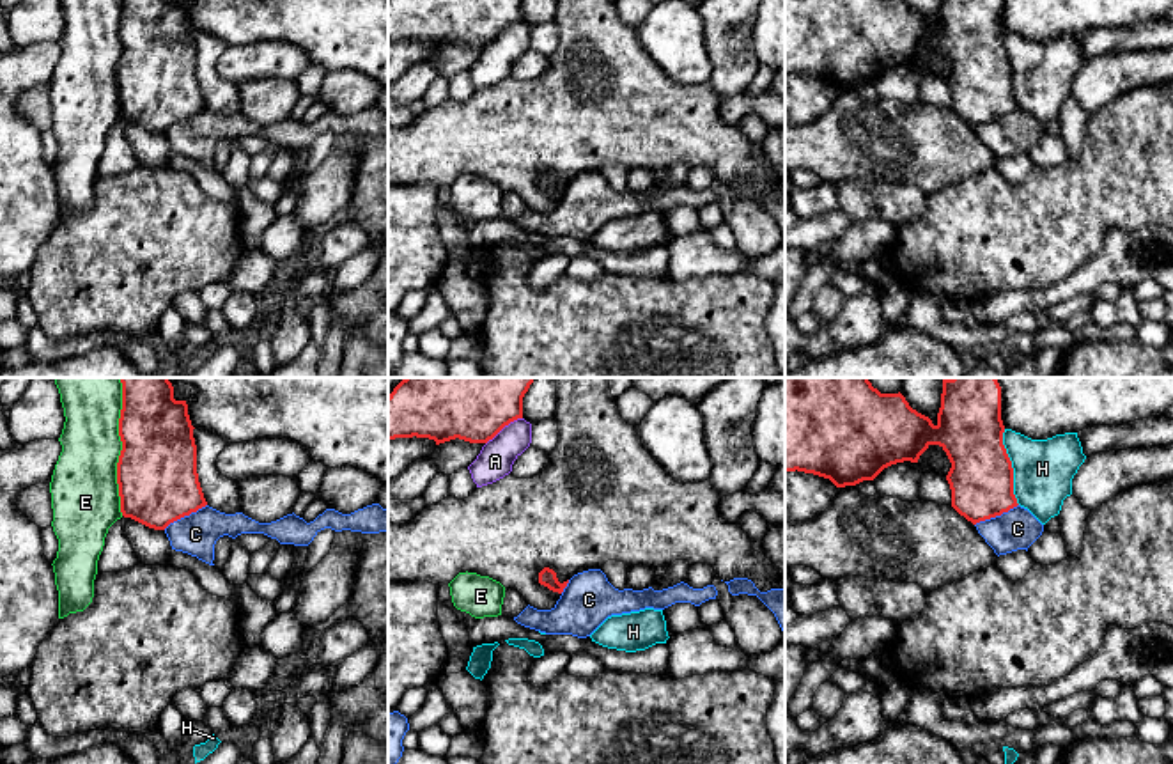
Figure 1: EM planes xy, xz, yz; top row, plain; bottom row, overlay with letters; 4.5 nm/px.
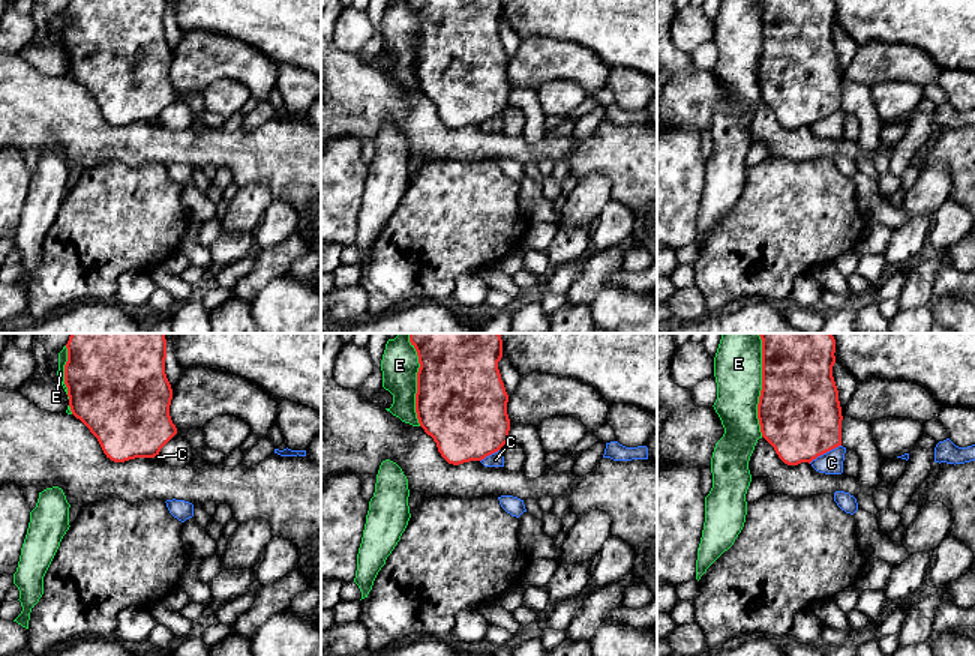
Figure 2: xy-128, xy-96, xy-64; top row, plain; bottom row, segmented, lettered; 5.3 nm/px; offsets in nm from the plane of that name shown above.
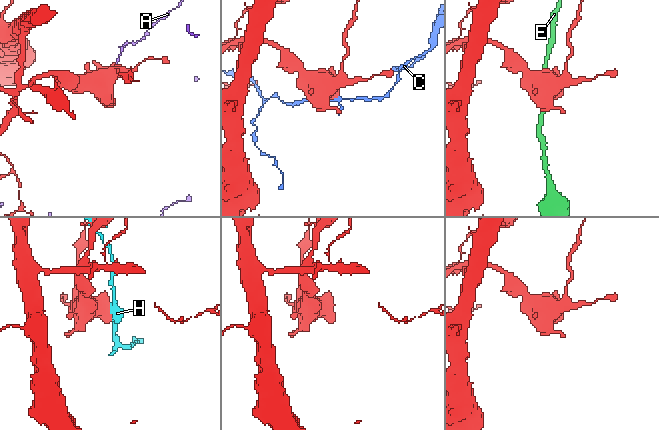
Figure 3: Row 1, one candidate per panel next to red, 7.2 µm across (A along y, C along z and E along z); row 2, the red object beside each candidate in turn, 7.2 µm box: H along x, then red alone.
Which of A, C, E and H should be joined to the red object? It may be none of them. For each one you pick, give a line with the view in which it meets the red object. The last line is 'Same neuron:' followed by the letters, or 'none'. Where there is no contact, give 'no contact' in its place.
Same neuron: none

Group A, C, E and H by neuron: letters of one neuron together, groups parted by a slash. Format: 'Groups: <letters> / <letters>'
Groups: A / C / E / H

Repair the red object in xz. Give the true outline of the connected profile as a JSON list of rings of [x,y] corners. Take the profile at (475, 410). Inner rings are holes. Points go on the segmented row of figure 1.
[[[404,378],[388,395],[388,440],[429,438],[436,445],[450,440],[487,443],[505,425],[523,418],[523,397],[535,378]]]

